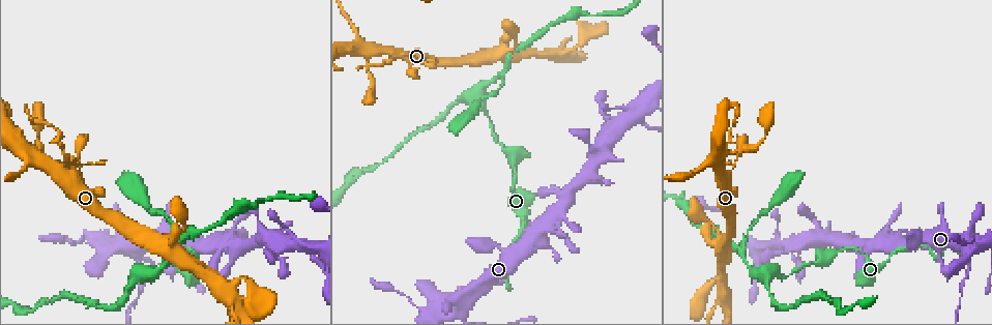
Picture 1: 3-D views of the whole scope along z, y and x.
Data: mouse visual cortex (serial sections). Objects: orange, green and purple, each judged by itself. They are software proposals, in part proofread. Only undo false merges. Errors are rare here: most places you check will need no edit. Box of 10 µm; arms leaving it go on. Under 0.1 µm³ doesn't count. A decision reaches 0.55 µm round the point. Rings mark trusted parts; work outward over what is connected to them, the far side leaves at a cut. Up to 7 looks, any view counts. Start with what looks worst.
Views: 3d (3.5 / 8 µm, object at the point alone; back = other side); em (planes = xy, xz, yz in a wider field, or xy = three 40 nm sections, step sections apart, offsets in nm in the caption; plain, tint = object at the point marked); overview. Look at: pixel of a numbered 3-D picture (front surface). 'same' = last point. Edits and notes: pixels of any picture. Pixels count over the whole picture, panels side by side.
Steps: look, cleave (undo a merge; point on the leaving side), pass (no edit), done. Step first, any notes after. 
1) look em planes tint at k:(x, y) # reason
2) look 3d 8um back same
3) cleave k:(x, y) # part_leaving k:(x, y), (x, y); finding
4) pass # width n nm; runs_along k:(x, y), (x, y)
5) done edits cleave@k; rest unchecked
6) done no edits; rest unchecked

look 3d 3.5um at 1:(716, 162) # four-way junction

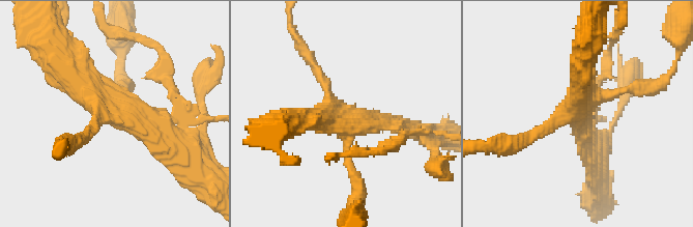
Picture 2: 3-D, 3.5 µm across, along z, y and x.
look em xy step 5 tint at 2:(120, 116) # arms 4; arm_widths 150, 150, 250, 350 nm

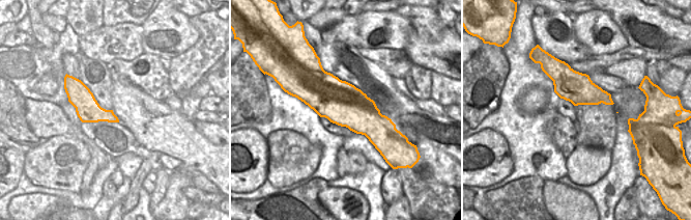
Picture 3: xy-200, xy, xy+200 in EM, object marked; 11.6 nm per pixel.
look em xy step 3 tint same

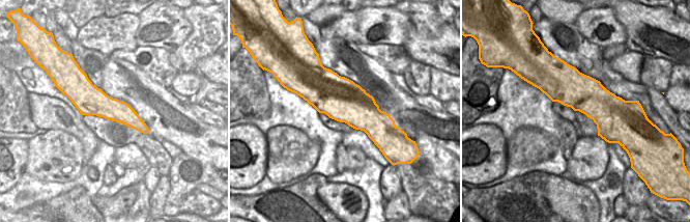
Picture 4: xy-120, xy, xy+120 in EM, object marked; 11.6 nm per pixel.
pass # runs_along 2:(176, 150), (103, 110), (64, 68); one cell here

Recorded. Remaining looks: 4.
look 3d 3.5um at 1:(469, 300) # small branch off a trunk

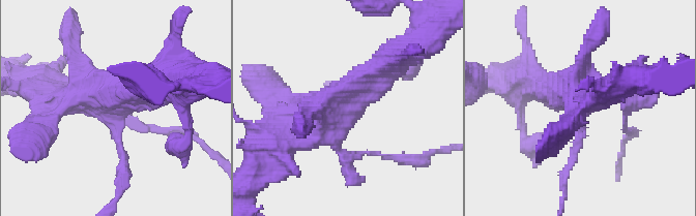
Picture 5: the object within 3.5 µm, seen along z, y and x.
look em xy step 1 tint at 5:(347, 109)

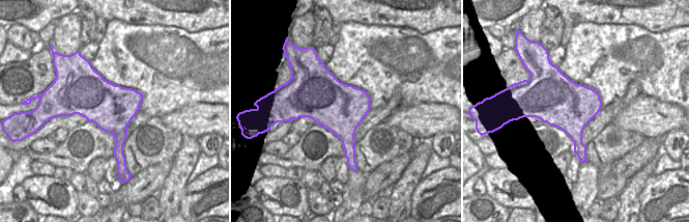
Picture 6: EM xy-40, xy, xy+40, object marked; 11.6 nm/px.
pass # runs_along 5:(542, 89), (579, 108), (563, 187); all the same cell

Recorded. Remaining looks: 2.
done no edits; rest unchecked

